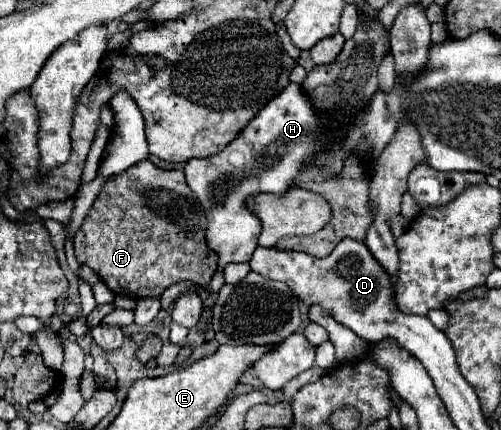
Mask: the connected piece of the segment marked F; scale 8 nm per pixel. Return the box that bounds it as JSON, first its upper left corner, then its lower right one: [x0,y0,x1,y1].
[74,160,218,300]

